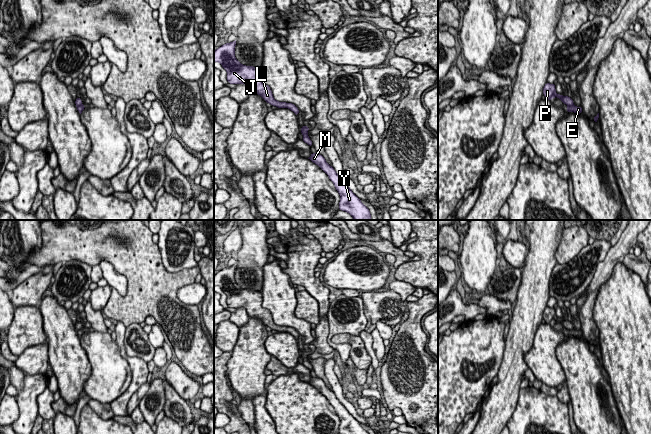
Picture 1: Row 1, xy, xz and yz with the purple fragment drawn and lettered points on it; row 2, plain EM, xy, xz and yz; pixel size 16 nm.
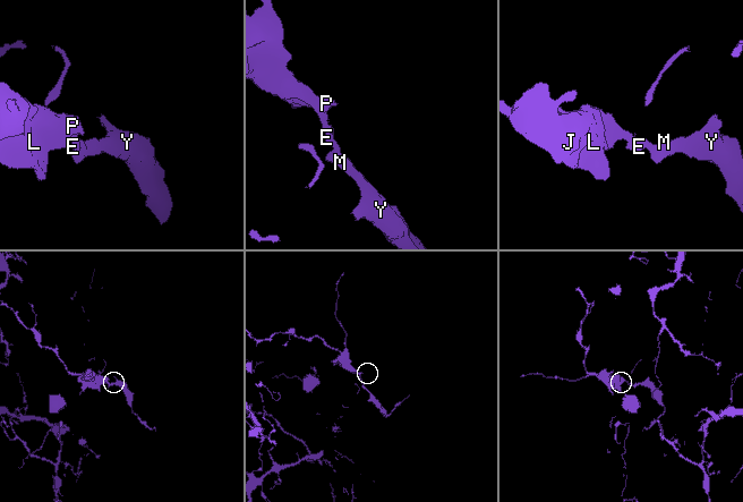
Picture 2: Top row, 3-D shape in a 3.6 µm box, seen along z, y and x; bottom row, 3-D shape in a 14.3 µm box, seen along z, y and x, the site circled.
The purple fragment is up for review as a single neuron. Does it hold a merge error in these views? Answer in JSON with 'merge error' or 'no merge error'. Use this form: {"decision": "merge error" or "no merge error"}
{"decision": "merge error"}

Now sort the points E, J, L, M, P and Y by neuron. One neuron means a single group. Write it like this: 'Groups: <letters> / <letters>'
Groups: E M Y / J L P

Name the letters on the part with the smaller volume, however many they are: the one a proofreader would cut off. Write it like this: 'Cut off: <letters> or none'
Cut off: J, L, P

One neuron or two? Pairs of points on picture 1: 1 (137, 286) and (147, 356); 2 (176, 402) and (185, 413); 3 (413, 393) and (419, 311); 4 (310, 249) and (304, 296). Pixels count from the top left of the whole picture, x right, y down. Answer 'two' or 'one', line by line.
1: two
2: one
3: one
4: two

